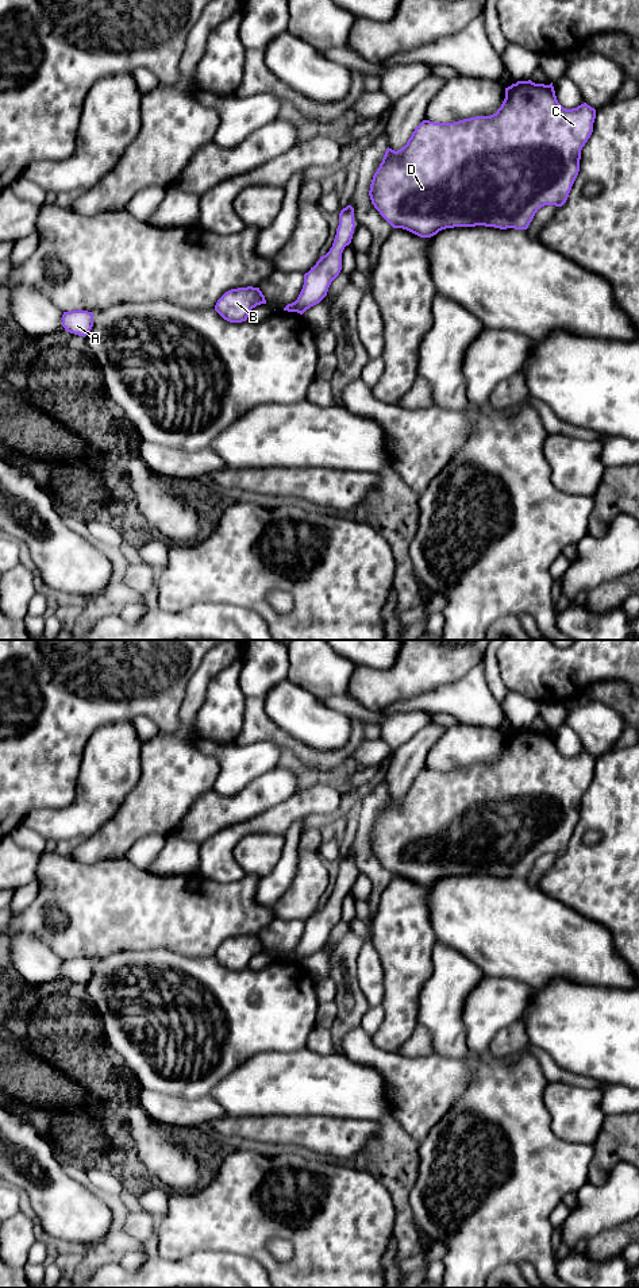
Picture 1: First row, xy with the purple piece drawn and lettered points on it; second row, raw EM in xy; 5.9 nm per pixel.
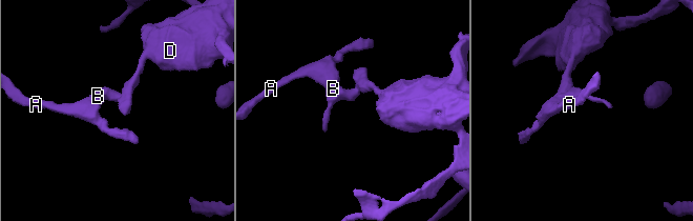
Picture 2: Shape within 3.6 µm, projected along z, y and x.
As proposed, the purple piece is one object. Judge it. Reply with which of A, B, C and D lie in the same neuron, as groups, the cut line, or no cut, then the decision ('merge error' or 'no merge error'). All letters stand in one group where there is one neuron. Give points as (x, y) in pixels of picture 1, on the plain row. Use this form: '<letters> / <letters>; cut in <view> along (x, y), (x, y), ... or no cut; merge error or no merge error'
A B / C D; cut in xy along (293, 951), (296, 959); merge error

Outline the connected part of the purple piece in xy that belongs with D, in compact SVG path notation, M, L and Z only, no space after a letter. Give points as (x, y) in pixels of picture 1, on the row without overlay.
M517 729L505 736L505 747L496 761L454 771L423 768L404 795L397 799L388 795L370 832L372 852L393 876L407 878L420 886L431 886L454 875L527 878L542 855L562 855L566 851L594 767L596 757L586 751L571 757L563 756L557 748L553 730Z

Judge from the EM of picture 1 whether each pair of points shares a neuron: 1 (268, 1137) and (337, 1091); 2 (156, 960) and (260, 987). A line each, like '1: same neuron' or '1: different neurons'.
1: different neurons
2: same neuron

